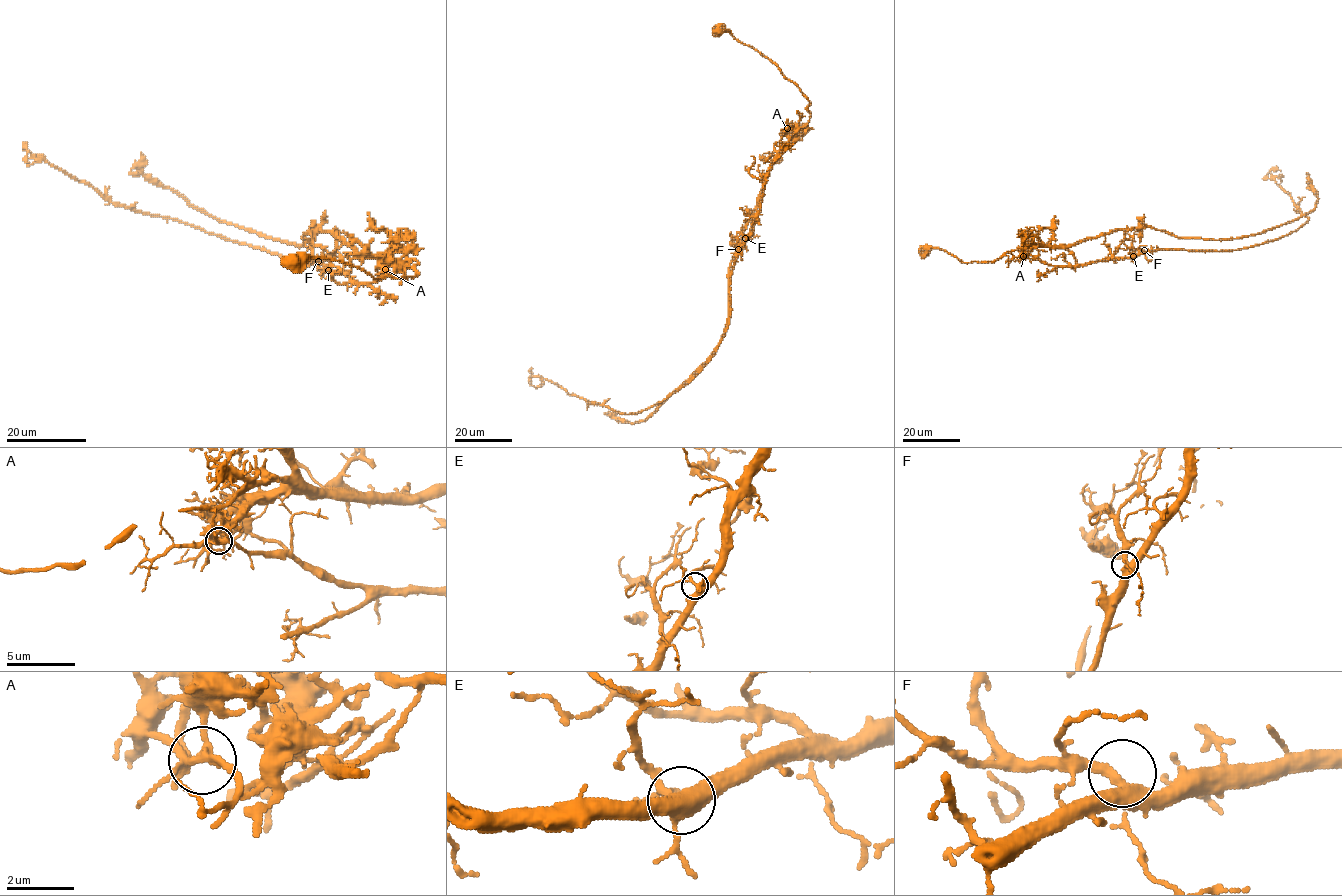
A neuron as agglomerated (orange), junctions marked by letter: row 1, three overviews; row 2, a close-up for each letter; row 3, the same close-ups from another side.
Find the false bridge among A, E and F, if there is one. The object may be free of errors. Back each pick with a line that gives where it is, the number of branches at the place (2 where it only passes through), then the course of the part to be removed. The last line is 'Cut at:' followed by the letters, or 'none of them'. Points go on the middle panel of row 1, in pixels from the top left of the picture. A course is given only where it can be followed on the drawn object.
A: Place: (787, 128). Branches: 6. Course of the part to remove: (787, 128), (732, 270), (728, 328), (705, 364), (631, 414), (546, 379), (531, 375), (531, 385)
Cut at: A

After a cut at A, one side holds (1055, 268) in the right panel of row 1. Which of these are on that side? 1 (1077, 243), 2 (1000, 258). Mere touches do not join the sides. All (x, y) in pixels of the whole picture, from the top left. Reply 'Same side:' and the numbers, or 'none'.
Same side: none

